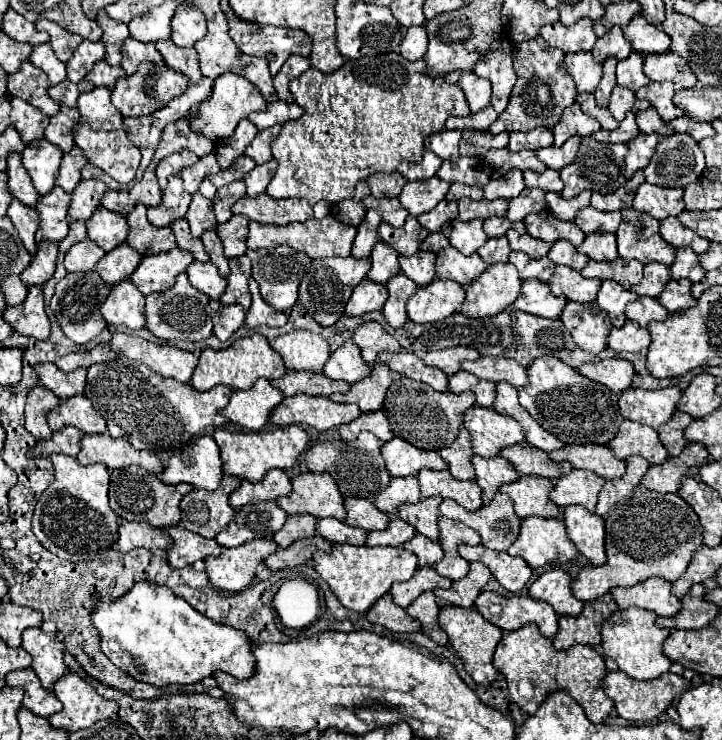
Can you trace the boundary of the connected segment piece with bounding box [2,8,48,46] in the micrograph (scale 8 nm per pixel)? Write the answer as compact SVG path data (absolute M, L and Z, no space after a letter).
M12 8L4 14L4 26L2 26L2 30L12 40L16 40L16 42L28 42L32 46L38 46L38 44L46 44L48 42L48 34L46 32L38 32L32 22L24 20Z

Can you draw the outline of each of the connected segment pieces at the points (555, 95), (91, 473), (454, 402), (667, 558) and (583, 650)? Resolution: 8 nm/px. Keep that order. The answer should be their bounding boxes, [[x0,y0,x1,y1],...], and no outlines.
[[490,38,576,134],[32,456,120,560],[382,378,476,452],[572,488,702,602],[494,624,614,724]]

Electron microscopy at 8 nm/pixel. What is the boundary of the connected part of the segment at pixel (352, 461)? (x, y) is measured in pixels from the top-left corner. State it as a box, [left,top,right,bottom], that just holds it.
[306,432,392,500]

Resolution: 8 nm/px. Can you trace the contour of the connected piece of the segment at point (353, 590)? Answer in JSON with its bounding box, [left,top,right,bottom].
[314,544,418,614]

